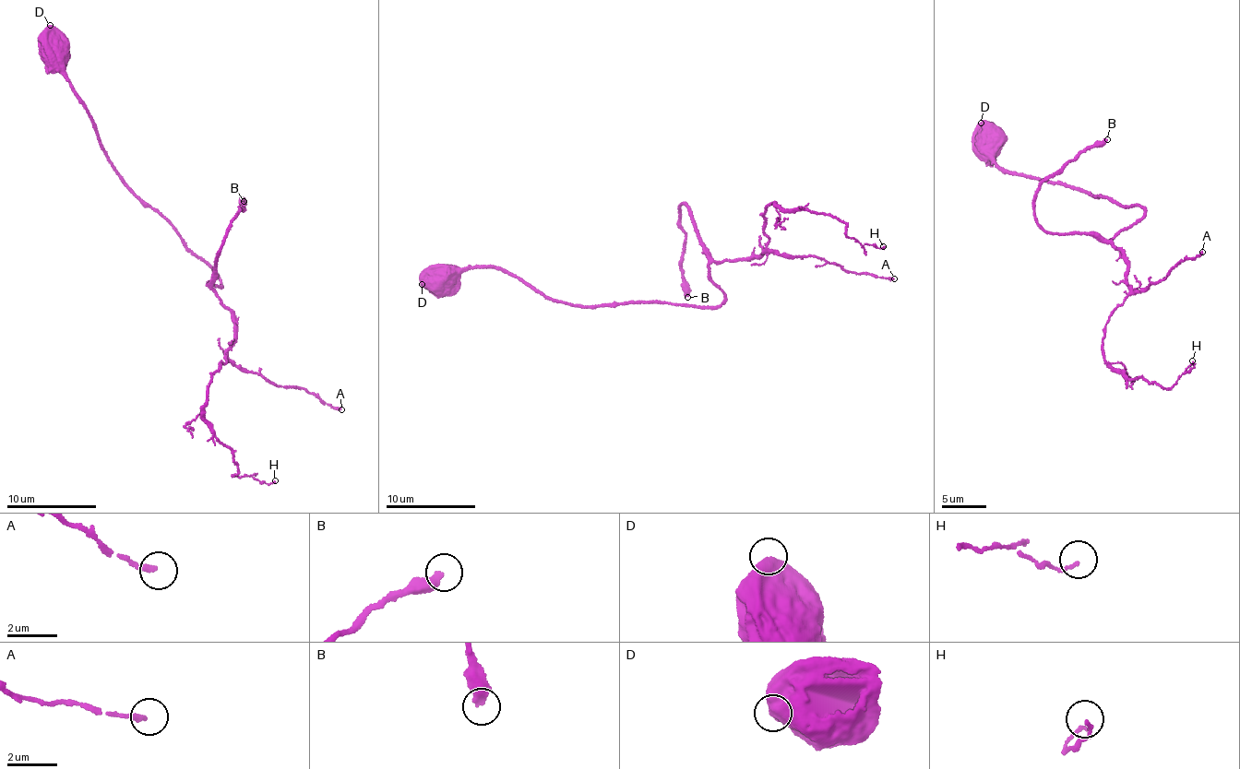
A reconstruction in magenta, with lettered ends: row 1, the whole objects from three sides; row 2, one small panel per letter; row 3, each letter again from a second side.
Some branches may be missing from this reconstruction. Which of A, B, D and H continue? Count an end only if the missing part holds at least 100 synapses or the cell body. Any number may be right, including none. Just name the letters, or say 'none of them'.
B

